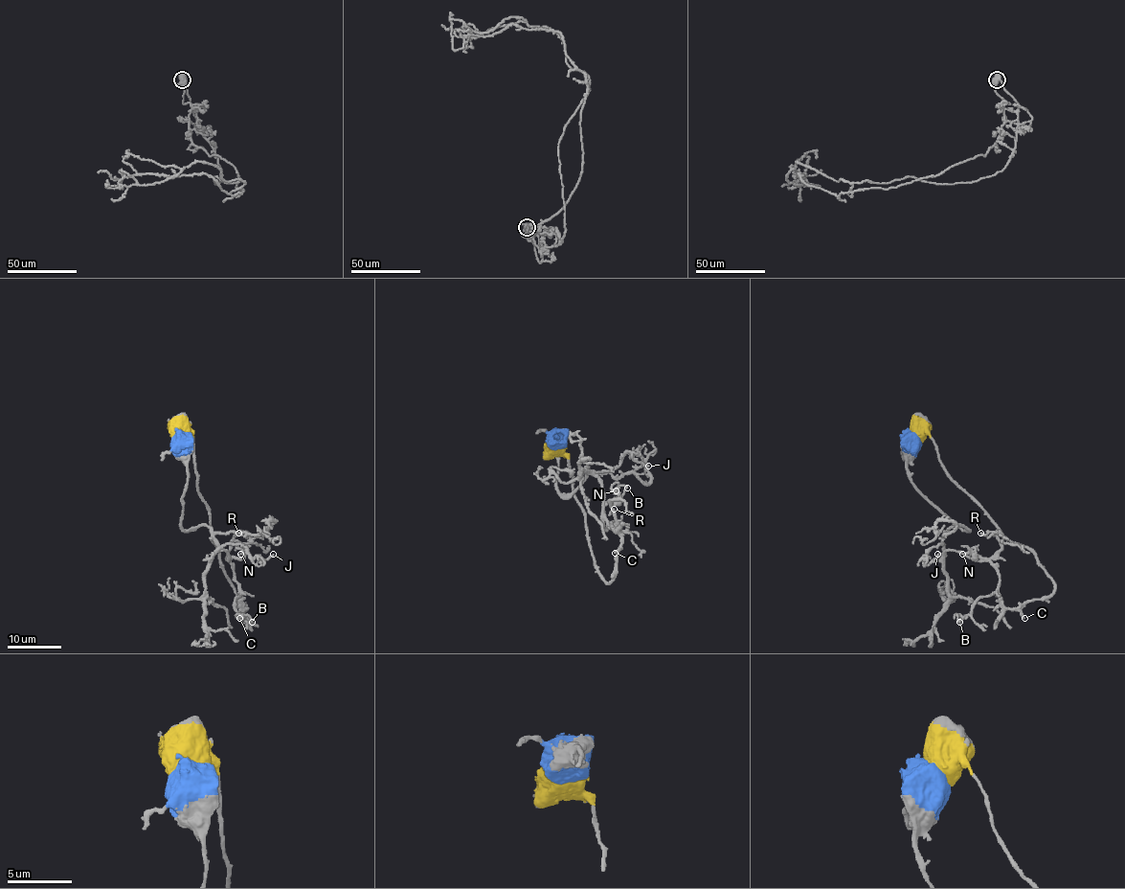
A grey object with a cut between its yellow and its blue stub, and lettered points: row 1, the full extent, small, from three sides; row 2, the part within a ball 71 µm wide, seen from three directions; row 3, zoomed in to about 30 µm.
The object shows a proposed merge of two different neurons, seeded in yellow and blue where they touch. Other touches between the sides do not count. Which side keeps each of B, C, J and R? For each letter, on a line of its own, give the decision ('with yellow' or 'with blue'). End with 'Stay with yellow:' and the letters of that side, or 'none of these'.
B: with yellow
C: with yellow
J: with blue
R: with blue
Stay with yellow: B, C

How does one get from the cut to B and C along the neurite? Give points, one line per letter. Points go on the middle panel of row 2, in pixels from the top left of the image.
B: (554, 444), (567, 457), (594, 563), (608, 582), (621, 546), (610, 501), (618, 487), (626, 488)
C: (554, 444), (567, 457), (573, 494), (585, 514), (594, 563), (609, 582), (618, 549), (615, 553)

